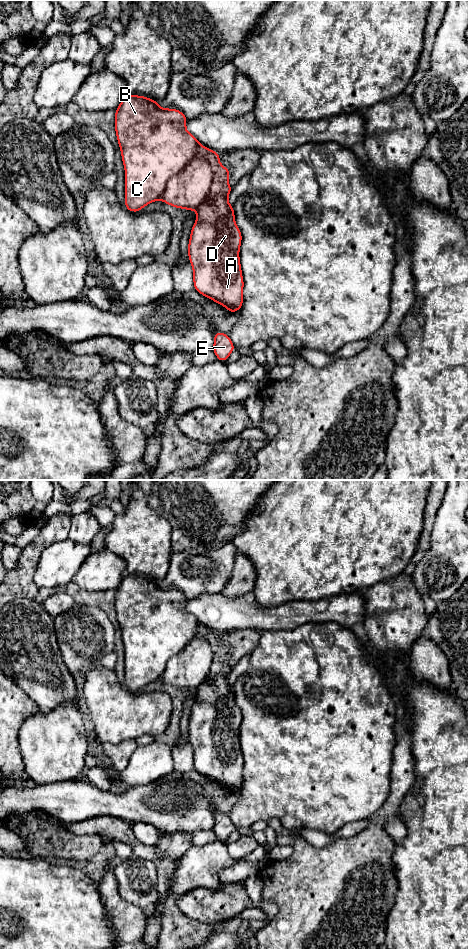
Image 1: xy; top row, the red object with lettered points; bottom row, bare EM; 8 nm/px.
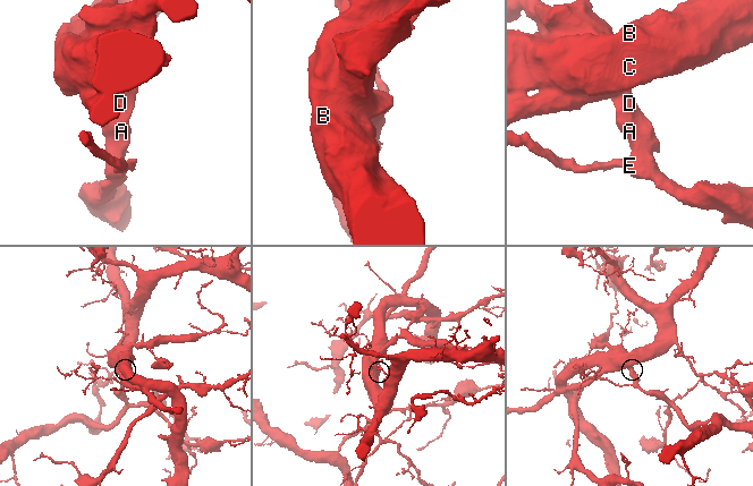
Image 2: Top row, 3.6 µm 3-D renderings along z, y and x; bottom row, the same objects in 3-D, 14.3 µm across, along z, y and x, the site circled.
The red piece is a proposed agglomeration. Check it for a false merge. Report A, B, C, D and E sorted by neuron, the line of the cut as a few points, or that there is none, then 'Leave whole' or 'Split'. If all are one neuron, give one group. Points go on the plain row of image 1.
Groups: A D E / B C. Split along xy (200, 625), (213, 660), (195, 689). Split

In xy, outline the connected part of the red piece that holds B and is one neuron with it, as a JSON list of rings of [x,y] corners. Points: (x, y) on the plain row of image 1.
[[[125,575],[115,592],[115,611],[125,649],[125,688],[127,690],[131,692],[139,692],[144,686],[159,679],[176,688],[196,690],[206,679],[210,672],[214,655],[205,637],[203,635],[199,635],[200,623],[192,614],[186,611],[187,600],[187,597],[181,591],[175,588],[161,588],[158,586],[158,582],[153,579],[148,579],[145,576]]]

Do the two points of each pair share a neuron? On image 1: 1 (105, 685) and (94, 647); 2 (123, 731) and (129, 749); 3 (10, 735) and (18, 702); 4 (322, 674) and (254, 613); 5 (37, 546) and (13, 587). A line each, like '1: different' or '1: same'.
1: different
2: different
3: same
4: different
5: same

